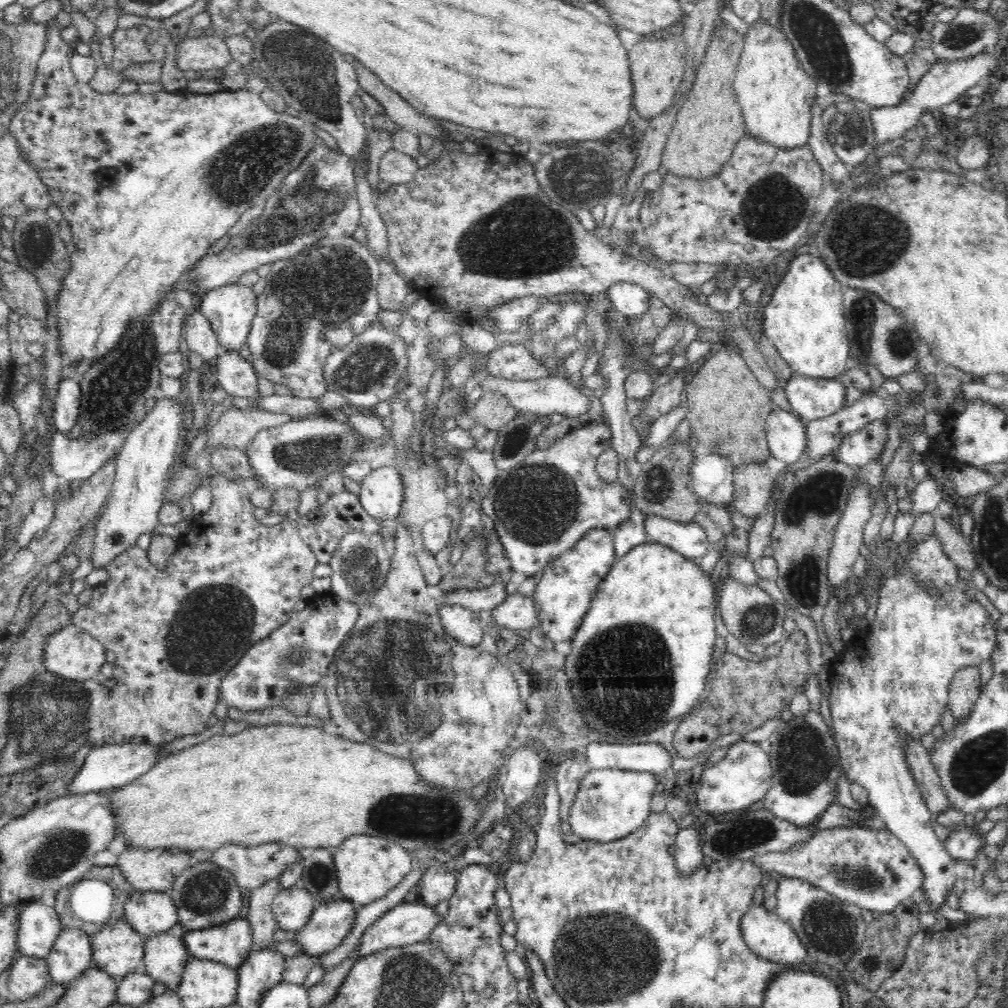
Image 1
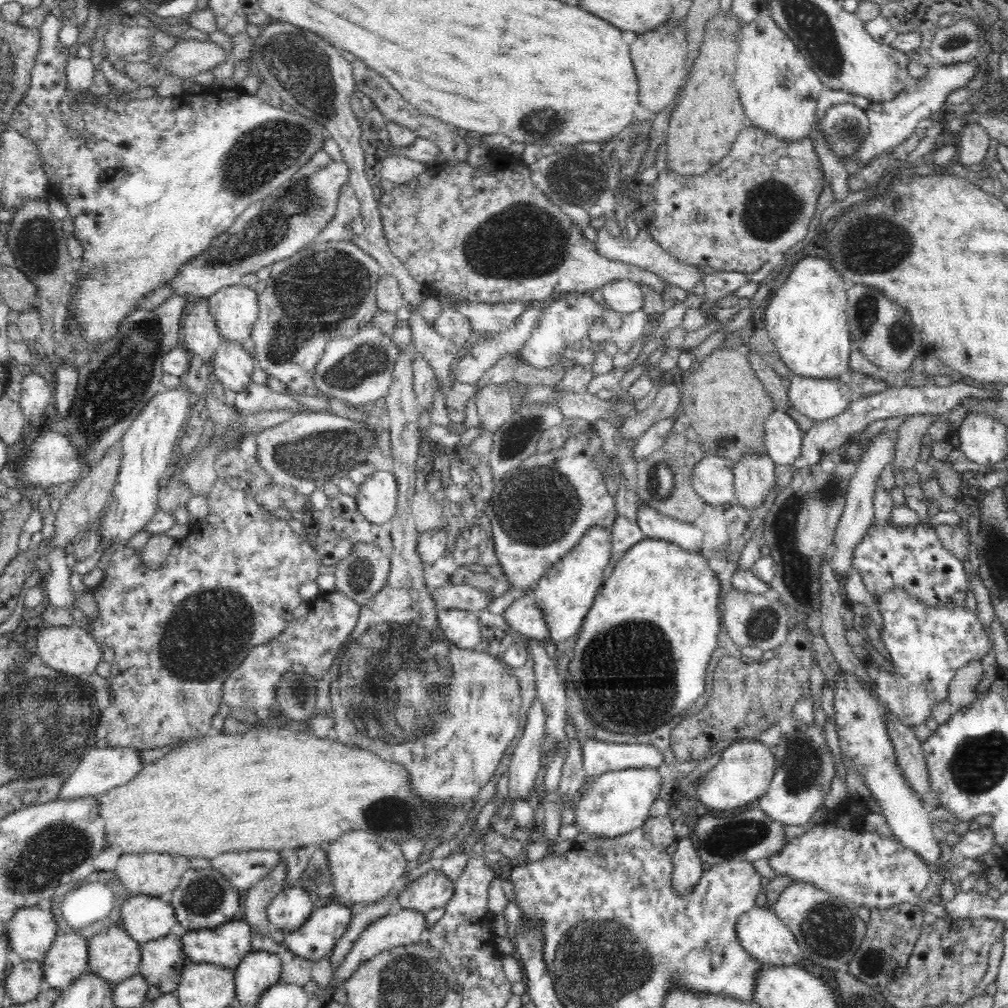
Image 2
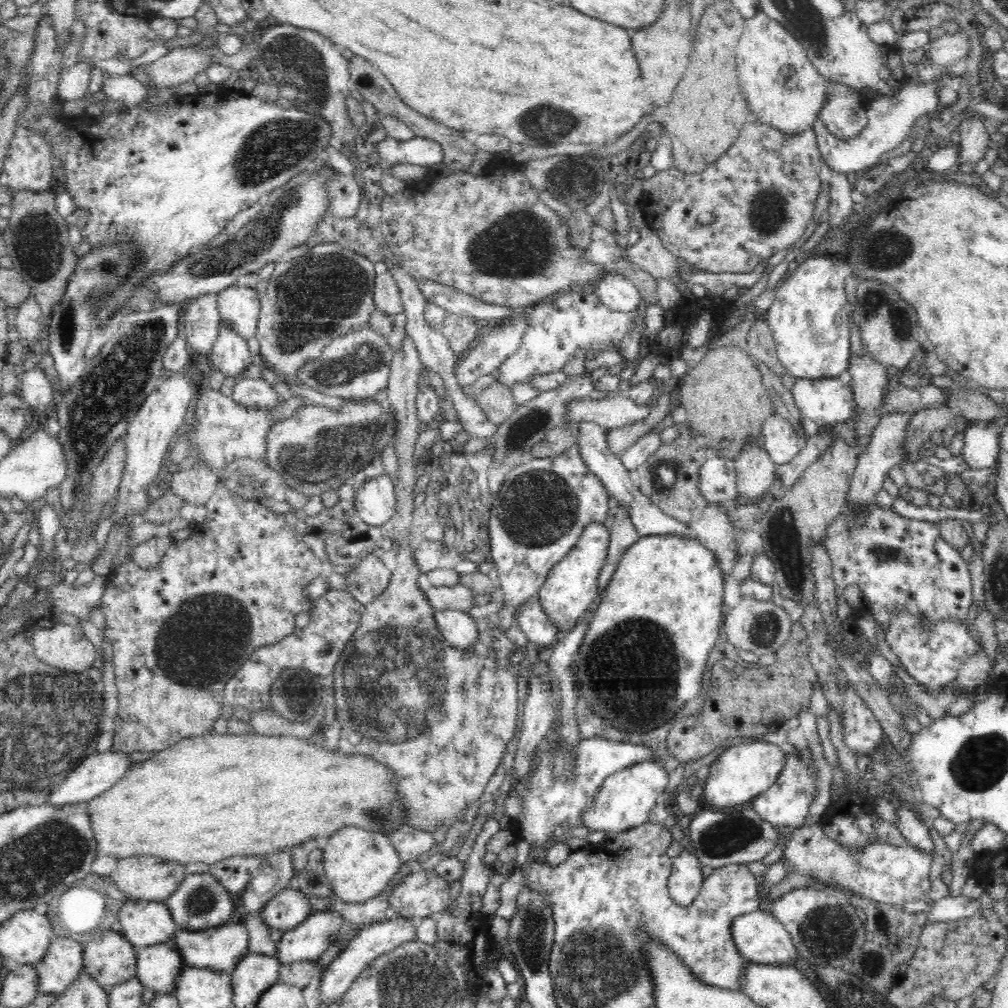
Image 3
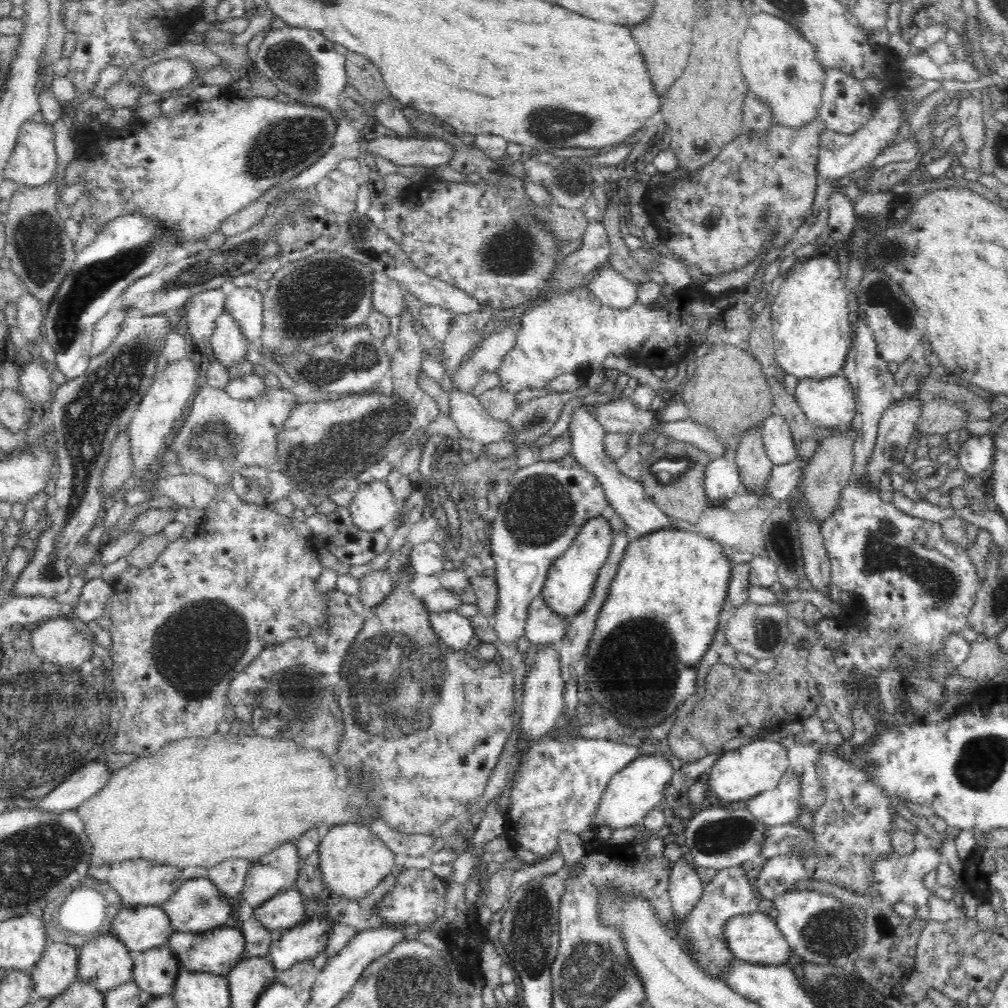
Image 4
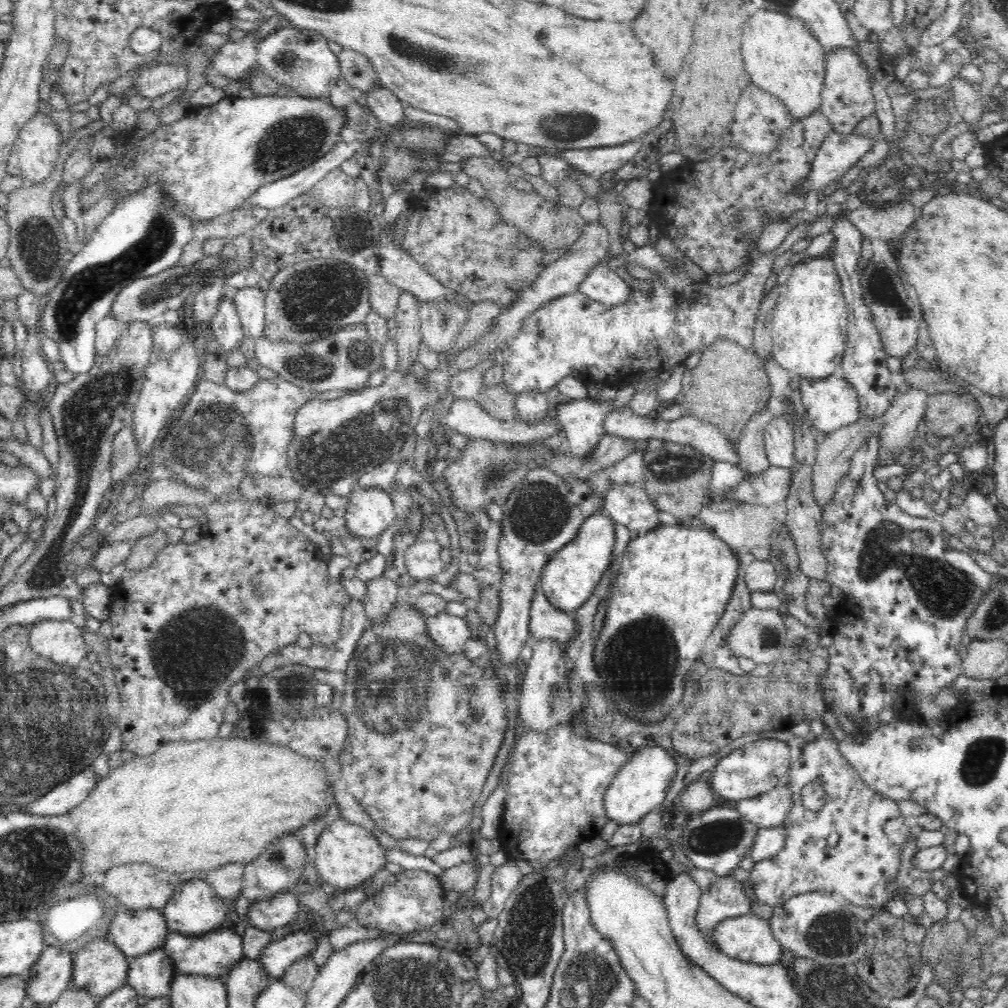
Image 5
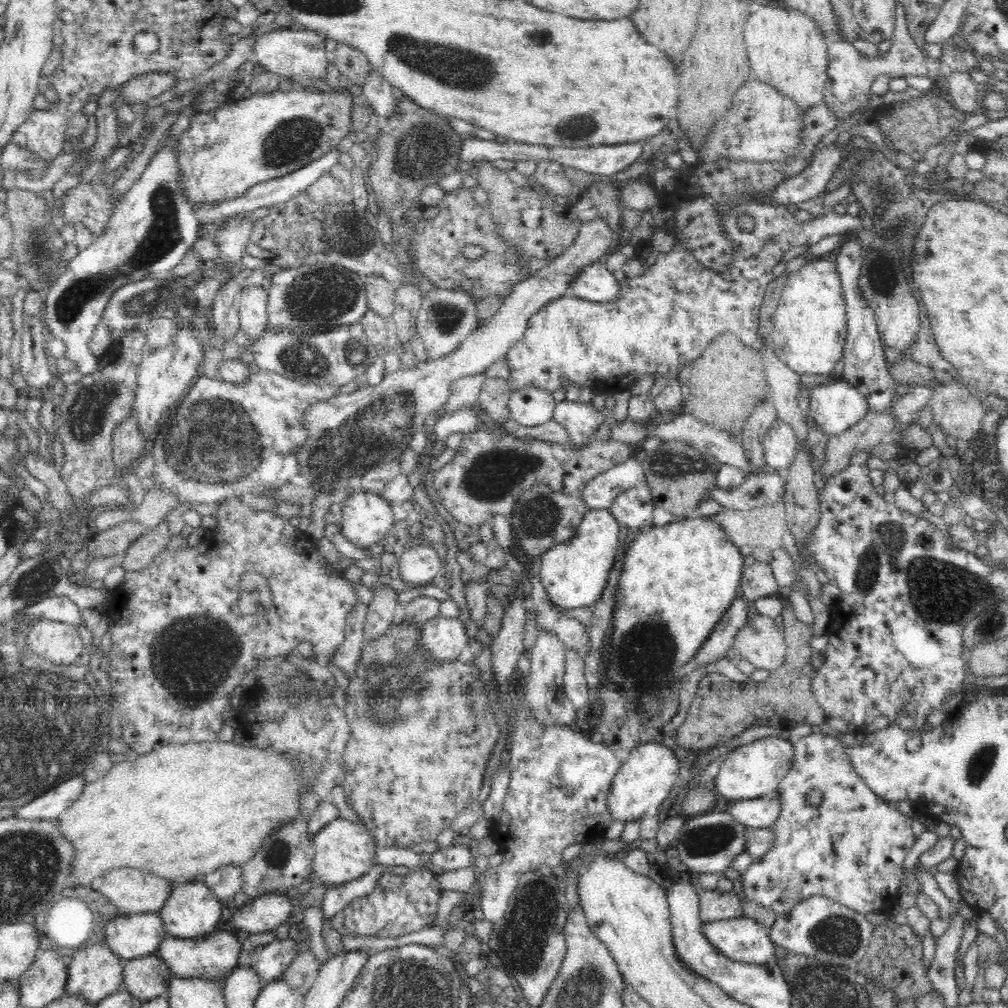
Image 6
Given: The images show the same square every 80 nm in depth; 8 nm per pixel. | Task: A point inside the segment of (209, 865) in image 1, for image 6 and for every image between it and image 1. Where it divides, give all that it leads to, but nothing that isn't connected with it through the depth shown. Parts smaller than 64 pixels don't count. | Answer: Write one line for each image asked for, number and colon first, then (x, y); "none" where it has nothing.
2: (203, 899)
3: (200, 902)
4: (197, 905)
5: (194, 908)
6: (192, 909)

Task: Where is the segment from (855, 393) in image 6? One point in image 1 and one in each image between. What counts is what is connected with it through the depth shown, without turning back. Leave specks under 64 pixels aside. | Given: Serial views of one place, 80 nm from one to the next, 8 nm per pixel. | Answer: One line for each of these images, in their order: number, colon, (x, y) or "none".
1: (812, 398)
2: (818, 399)
3: (829, 401)
4: (829, 402)
5: (830, 403)

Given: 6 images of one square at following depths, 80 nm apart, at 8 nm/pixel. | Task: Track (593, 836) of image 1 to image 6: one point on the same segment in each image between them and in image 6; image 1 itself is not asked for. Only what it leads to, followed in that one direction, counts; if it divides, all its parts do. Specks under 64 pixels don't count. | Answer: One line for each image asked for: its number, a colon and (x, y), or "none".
2: (616, 802)
3: (624, 801)
4: (639, 788)
5: (642, 784)
6: (646, 779)

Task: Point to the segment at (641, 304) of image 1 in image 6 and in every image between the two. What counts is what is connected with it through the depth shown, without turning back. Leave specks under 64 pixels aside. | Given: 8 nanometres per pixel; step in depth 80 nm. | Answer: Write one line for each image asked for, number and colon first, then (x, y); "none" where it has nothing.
2: (624, 296)
3: (618, 293)
4: (613, 289)
5: (601, 284)
6: (595, 282)

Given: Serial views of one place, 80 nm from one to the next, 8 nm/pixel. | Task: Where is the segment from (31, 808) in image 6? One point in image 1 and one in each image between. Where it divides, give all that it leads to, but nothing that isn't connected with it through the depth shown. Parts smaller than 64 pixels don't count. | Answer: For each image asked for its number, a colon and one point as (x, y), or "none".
1: (108, 766)
2: (100, 769)
3: (95, 774)
4: (81, 785)
5: (60, 800)

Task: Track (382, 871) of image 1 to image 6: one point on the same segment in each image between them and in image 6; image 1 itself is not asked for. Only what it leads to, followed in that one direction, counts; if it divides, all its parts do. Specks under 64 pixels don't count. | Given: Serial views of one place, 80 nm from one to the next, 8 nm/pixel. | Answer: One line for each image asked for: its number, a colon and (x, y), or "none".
2: (364, 867)
3: (358, 863)
4: (352, 859)
5: (346, 855)
6: (344, 850)

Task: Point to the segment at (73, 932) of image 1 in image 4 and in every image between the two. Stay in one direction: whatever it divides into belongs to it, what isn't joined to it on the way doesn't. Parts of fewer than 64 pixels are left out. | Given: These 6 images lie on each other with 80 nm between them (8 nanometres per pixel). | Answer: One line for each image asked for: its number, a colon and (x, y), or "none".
2: (67, 959)
3: (63, 962)
4: (56, 970)

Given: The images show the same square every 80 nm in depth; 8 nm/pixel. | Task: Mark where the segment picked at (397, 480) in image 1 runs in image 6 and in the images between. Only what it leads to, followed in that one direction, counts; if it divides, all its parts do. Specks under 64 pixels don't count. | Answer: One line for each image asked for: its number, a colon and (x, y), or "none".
2: (377, 500)
3: (376, 502)
4: (374, 506)
5: (370, 511)
6: (367, 518)

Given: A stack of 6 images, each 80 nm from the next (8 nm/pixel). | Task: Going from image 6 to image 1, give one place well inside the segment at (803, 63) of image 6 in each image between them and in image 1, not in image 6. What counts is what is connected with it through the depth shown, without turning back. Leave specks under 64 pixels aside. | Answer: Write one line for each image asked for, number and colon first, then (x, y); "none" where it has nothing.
1: (775, 93)
2: (779, 91)
3: (783, 89)
4: (780, 66)
5: (782, 57)

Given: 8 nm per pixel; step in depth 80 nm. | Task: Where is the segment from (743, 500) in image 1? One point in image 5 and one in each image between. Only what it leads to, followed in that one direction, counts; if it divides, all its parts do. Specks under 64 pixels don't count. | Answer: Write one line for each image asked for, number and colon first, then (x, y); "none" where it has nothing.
2: (754, 474)
3: (755, 470)
4: (754, 466)
5: (752, 459)

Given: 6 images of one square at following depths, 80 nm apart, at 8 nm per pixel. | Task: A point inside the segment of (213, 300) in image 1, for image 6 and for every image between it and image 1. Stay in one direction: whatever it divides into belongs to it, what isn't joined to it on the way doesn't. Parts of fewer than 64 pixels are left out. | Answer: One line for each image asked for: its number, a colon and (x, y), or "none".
2: (235, 308)
3: (239, 307)
4: (245, 303)
5: (250, 301)
6: (253, 314)

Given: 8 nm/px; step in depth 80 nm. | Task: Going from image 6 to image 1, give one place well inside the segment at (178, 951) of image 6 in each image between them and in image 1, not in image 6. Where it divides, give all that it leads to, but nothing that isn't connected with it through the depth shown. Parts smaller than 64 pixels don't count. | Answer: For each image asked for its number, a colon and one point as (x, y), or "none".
1: (230, 943)
2: (226, 945)
3: (221, 948)
4: (217, 951)
5: (214, 953)

